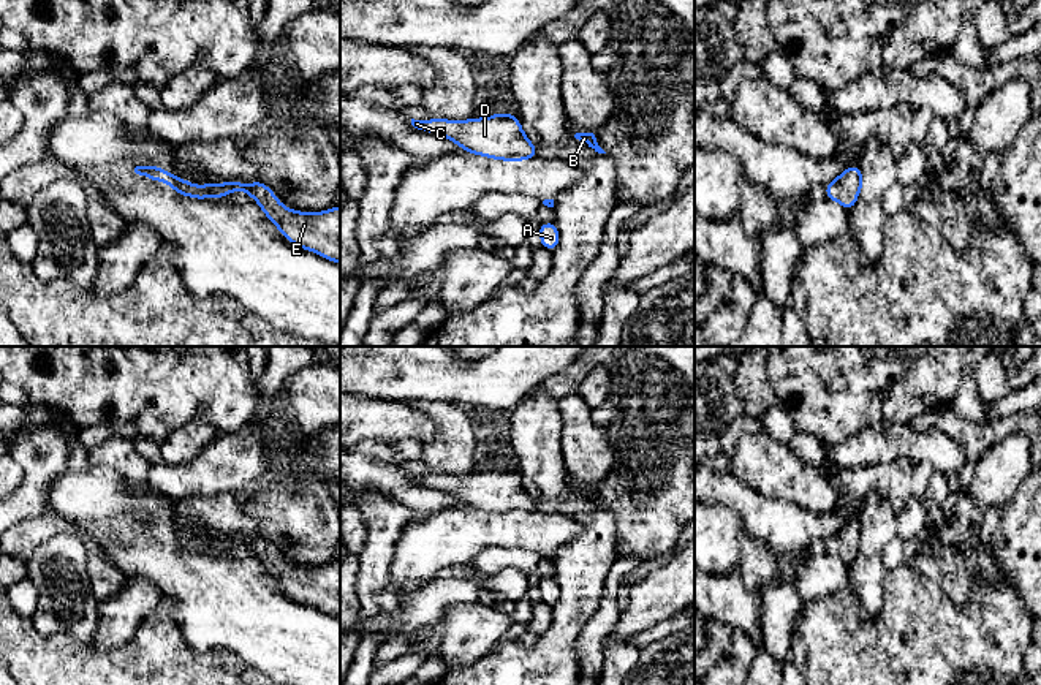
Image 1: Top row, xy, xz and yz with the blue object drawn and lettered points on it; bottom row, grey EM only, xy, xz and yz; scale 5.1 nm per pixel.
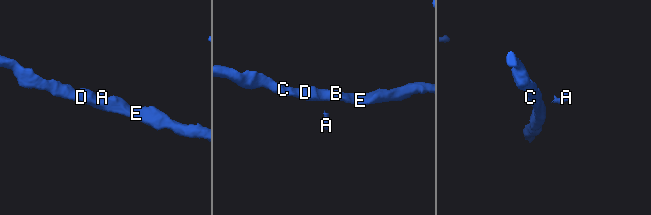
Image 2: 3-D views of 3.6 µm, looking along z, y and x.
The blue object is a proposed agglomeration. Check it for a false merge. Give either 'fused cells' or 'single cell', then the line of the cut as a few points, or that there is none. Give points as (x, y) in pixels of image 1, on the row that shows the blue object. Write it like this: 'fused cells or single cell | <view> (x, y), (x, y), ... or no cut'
fused cells | xy (211, 184), (209, 193), (196, 198)

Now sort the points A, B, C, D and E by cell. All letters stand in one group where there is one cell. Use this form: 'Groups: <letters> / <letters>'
Groups: A / B C D E

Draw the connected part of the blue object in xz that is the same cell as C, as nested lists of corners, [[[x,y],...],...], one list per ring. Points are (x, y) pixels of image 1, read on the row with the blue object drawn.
[[[498,112],[495,115],[467,120],[429,119],[411,125],[456,142],[473,155],[500,160],[520,155],[536,158],[535,144],[525,136],[517,115]]]

